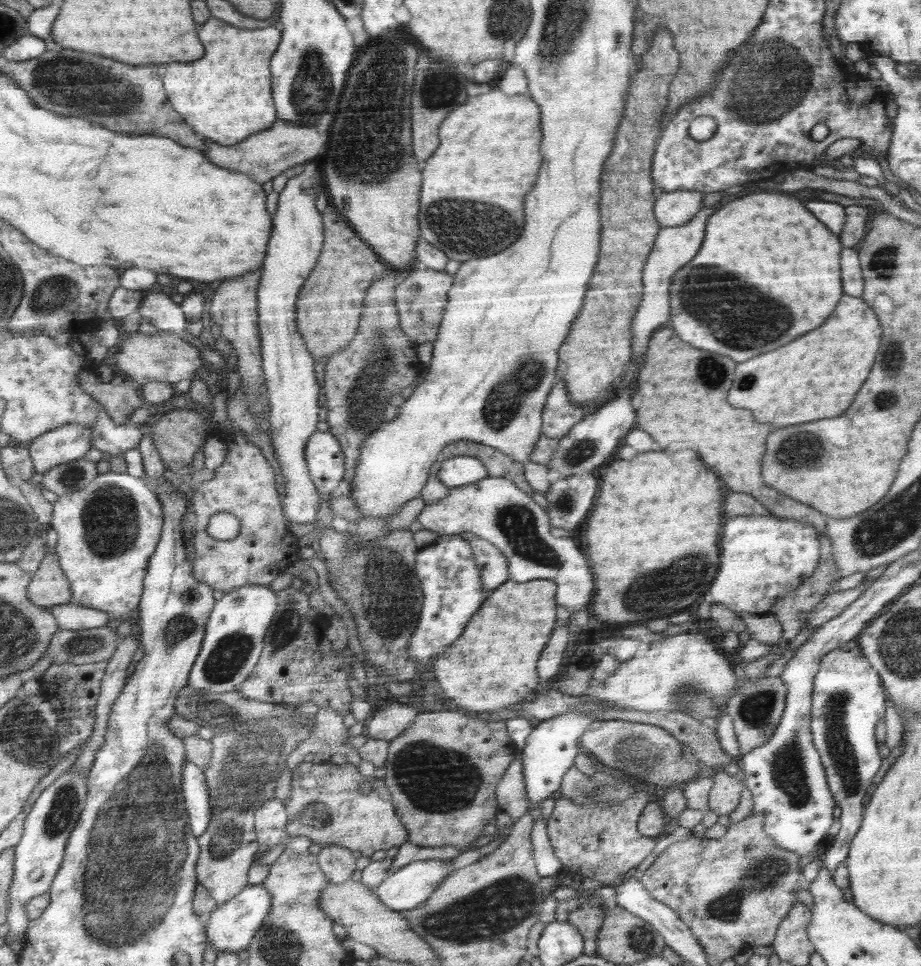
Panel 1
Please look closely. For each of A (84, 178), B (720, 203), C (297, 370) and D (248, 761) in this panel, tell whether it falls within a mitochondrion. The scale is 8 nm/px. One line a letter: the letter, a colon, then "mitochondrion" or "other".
A: other
B: other
C: other
D: mitochondrion

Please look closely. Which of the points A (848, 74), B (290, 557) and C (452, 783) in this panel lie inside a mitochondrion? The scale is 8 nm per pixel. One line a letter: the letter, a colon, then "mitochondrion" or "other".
A: other
B: other
C: mitochondrion

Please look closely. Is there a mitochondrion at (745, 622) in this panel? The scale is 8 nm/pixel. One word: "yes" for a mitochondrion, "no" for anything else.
no

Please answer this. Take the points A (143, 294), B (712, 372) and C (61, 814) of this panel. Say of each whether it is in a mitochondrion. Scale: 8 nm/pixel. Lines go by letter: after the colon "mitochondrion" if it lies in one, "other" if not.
A: other
B: mitochondrion
C: mitochondrion

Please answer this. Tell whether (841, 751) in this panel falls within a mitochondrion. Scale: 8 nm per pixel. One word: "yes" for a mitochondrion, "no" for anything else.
yes

